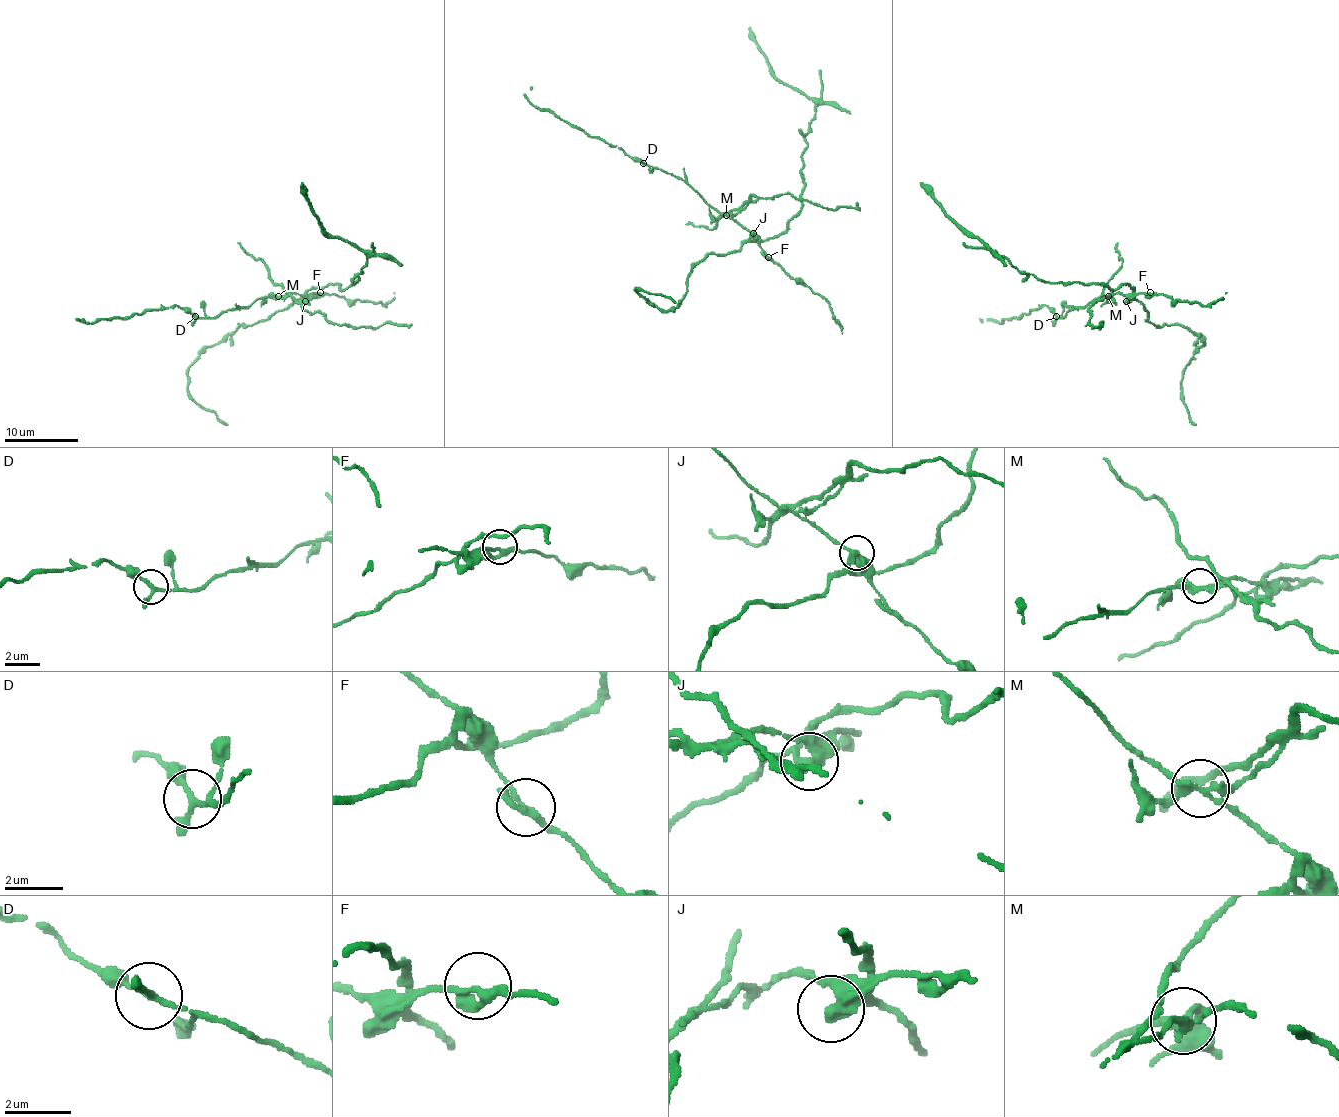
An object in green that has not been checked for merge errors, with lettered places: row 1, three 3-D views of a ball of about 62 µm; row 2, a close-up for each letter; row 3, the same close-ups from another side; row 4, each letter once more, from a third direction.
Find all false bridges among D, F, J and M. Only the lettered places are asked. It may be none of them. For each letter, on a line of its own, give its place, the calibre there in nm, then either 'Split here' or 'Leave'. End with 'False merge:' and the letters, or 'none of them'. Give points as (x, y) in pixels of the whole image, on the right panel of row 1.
D: Place: (1056, 316). Thickness 170 nm. Leave
F: Place: (1150, 292). Thickness 200 nm. Leave
J: Place: (1126, 301). Thickness 360 nm. Split here
M: Place: (1108, 296). Thickness 220 nm. Split here
False merge: J, M

